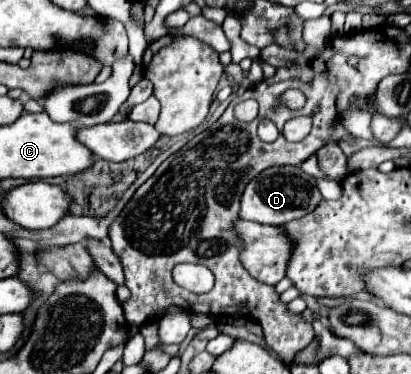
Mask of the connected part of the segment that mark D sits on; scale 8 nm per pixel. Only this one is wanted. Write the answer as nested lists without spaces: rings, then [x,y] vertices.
[[[282,165],[268,167],[258,177],[254,177],[240,199],[240,219],[256,221],[262,225],[284,225],[292,219],[298,219],[316,209],[320,203],[320,191],[316,189],[316,179],[306,175],[300,167]]]

